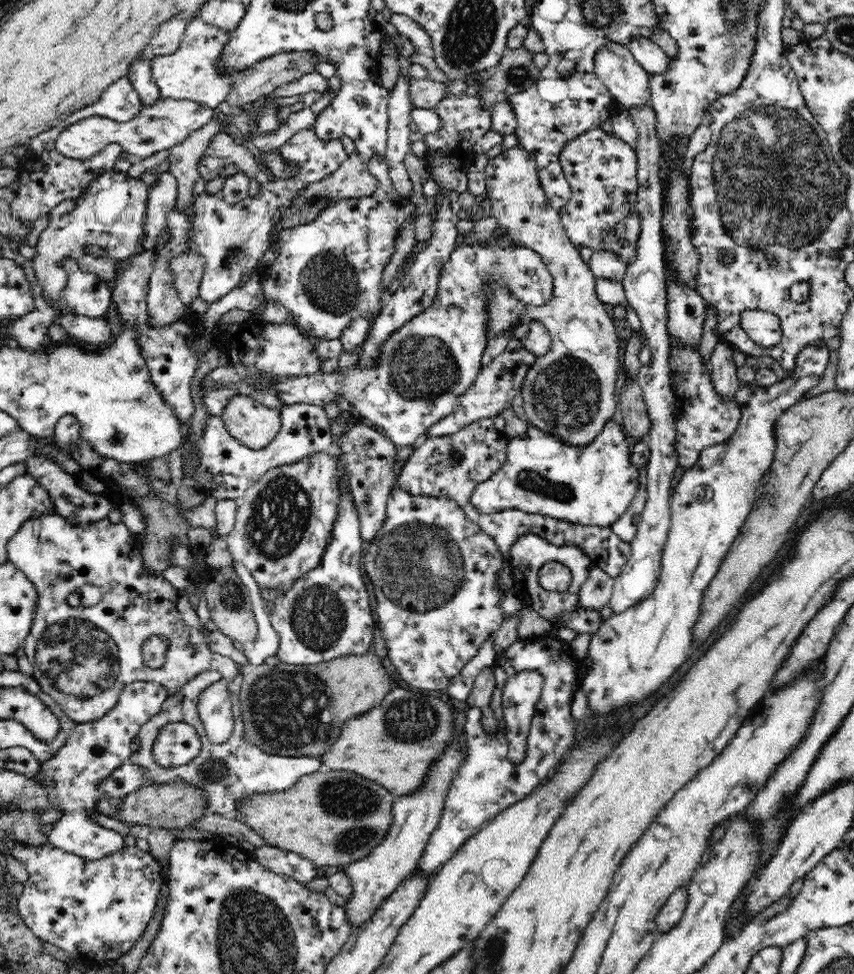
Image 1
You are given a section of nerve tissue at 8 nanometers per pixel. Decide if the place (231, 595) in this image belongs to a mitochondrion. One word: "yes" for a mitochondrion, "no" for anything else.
yes

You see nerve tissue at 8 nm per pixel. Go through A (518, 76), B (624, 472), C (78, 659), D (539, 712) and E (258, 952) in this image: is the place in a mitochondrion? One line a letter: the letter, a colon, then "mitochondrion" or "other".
A: mitochondrion
B: other
C: mitochondrion
D: other
E: mitochondrion

